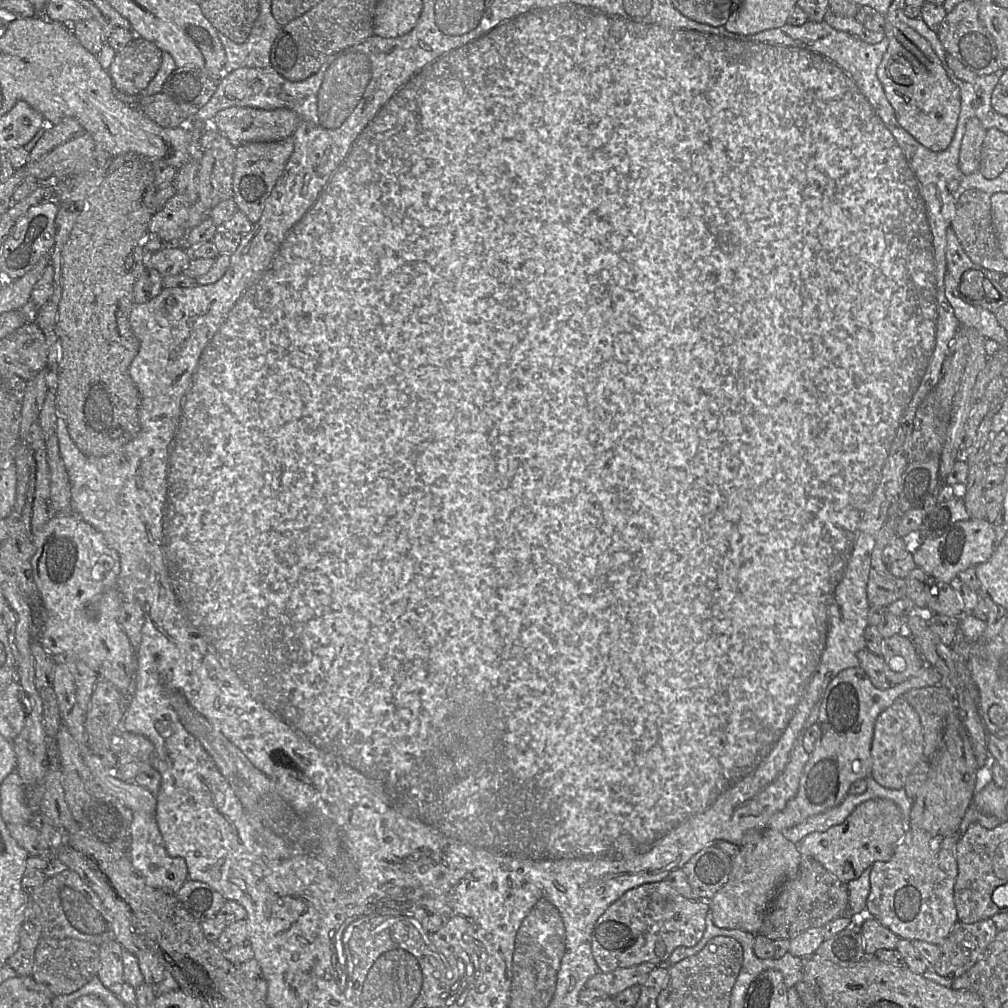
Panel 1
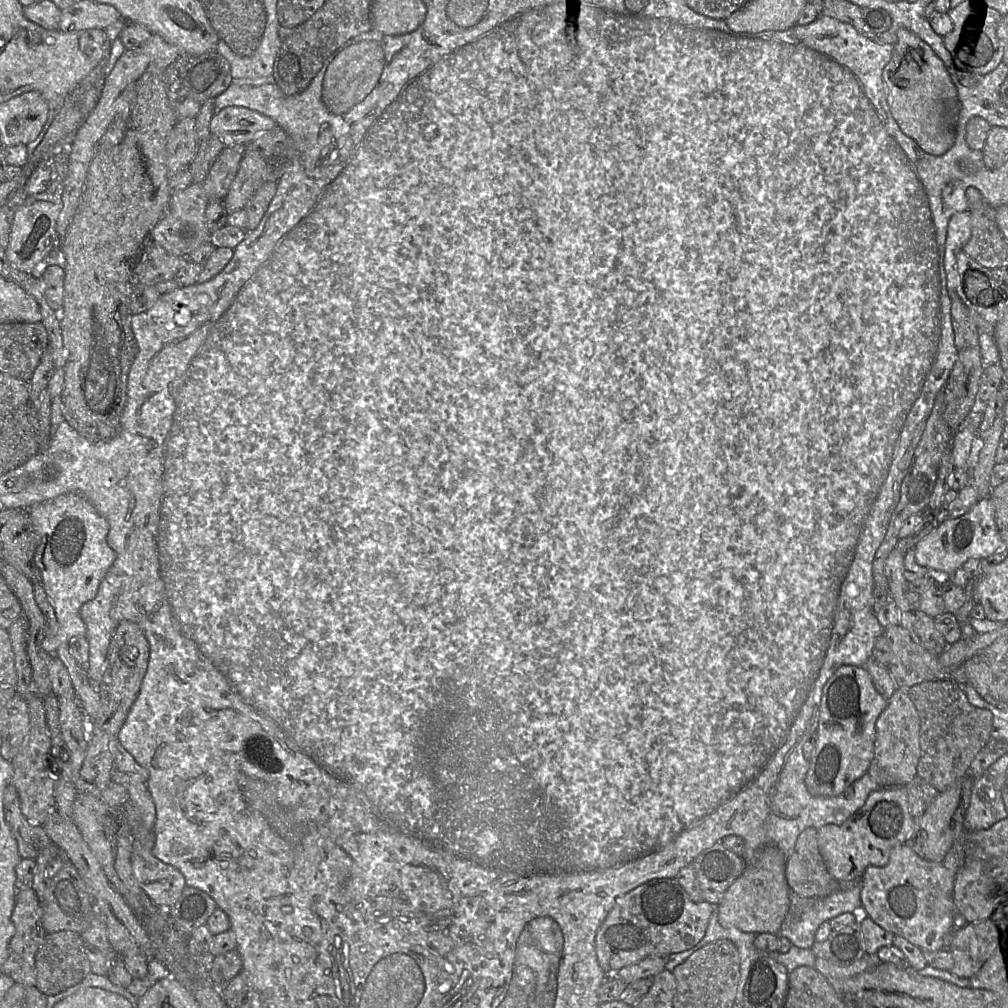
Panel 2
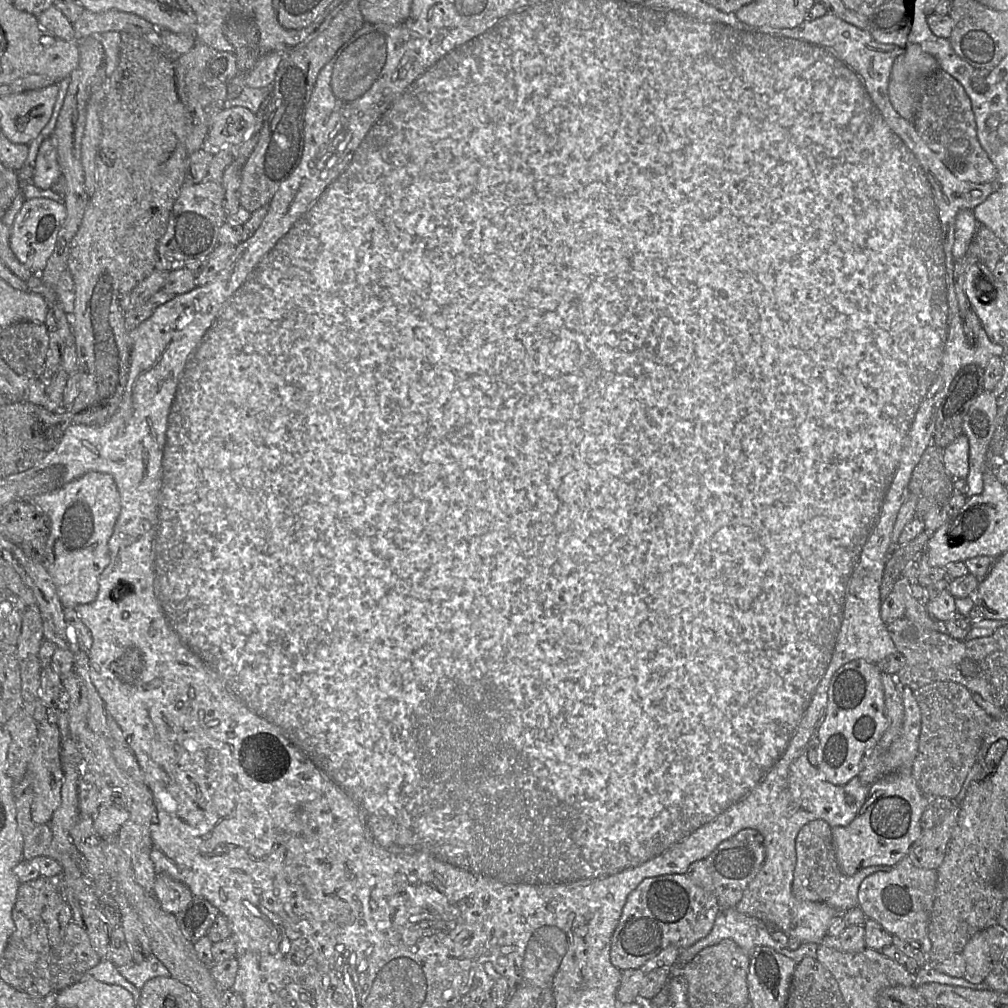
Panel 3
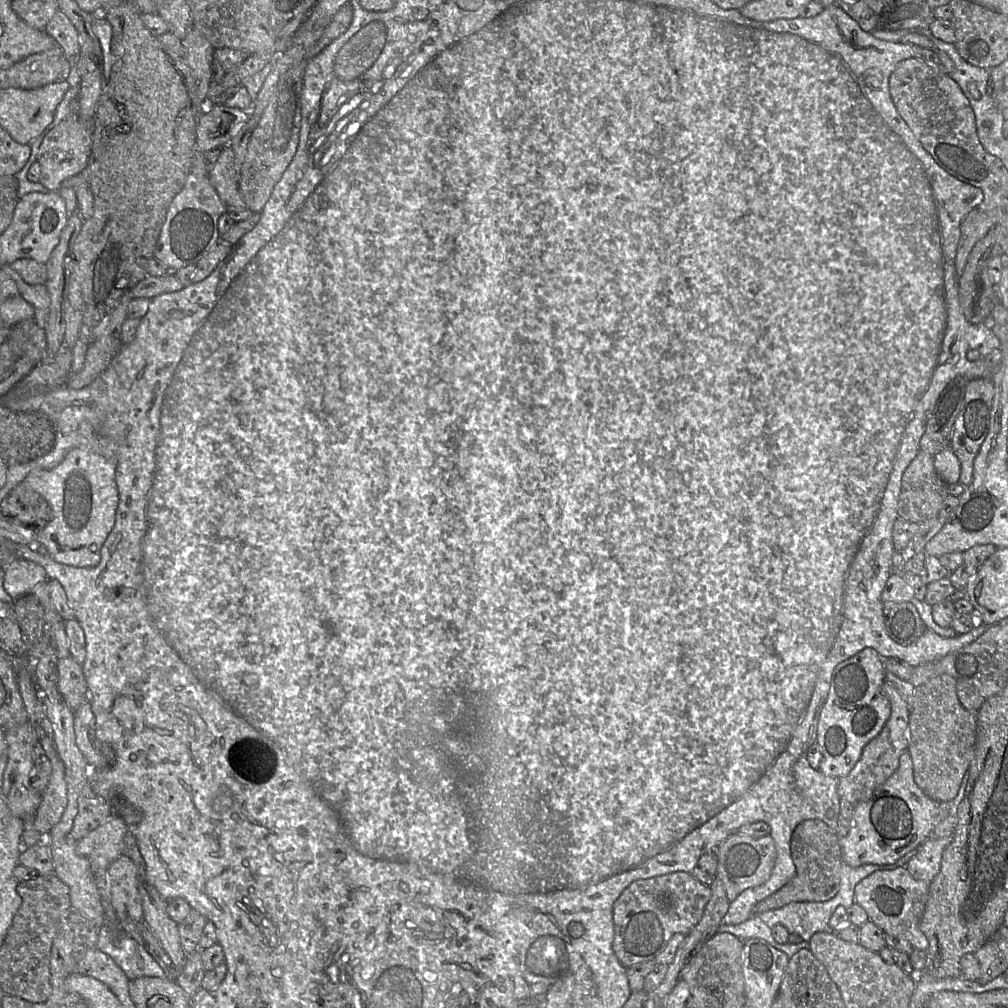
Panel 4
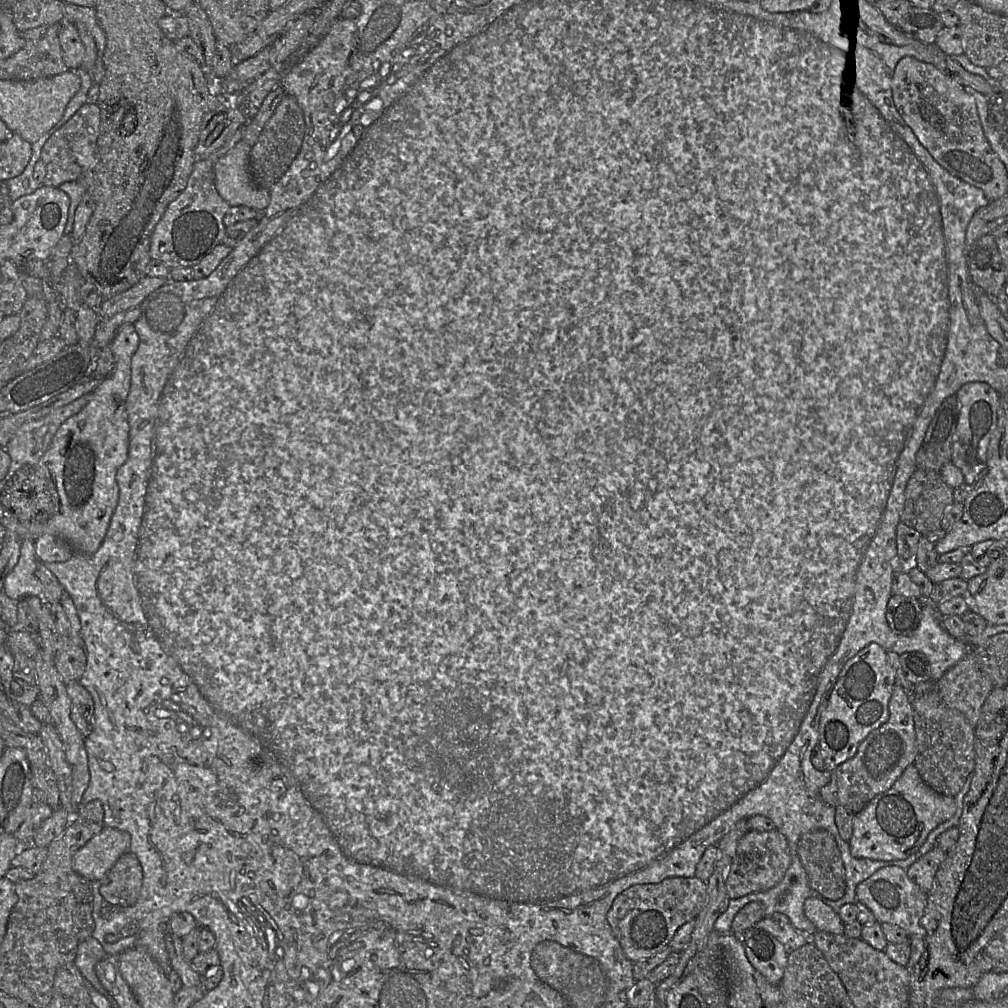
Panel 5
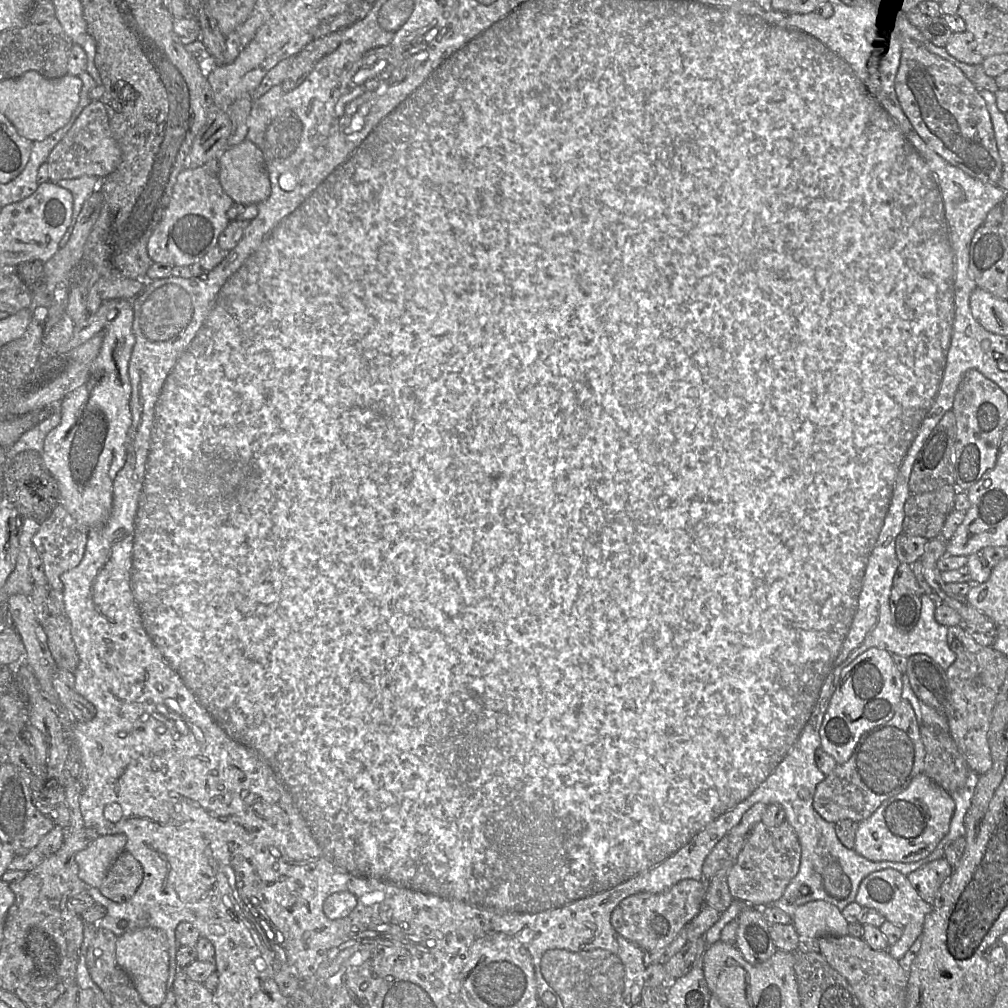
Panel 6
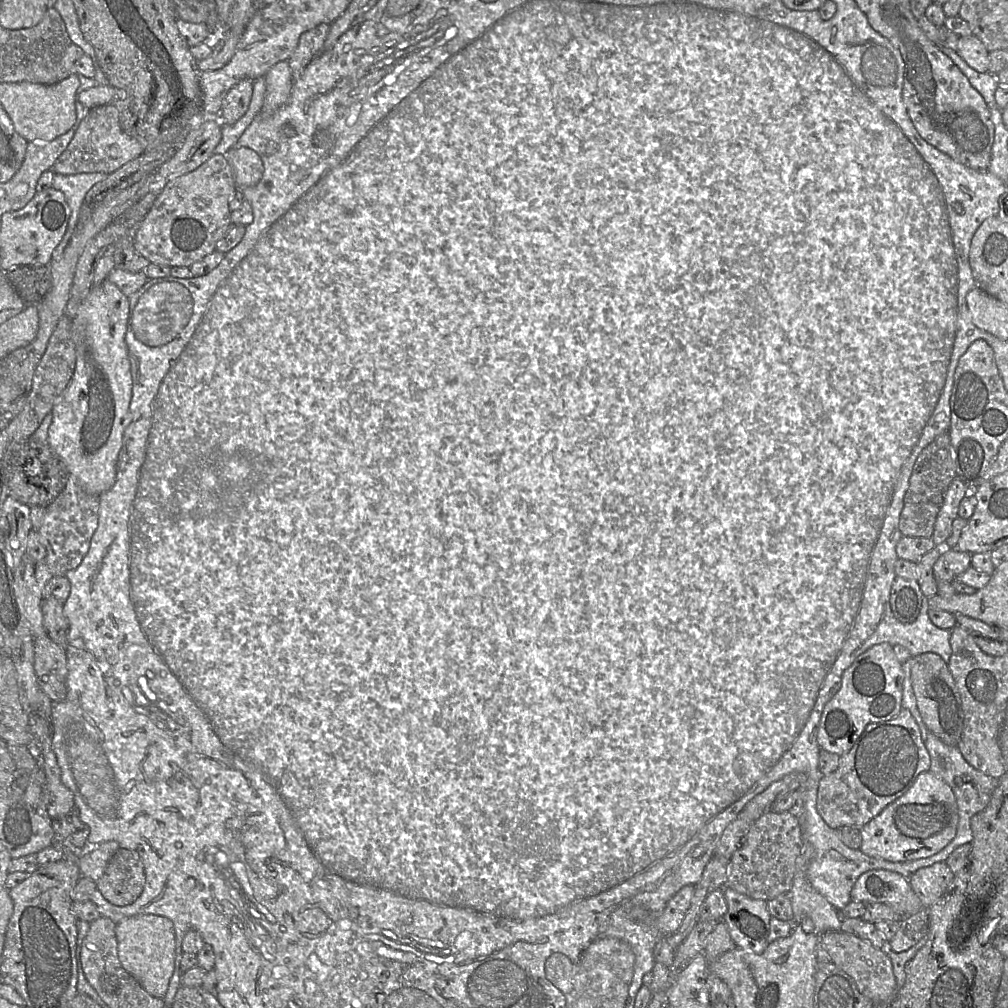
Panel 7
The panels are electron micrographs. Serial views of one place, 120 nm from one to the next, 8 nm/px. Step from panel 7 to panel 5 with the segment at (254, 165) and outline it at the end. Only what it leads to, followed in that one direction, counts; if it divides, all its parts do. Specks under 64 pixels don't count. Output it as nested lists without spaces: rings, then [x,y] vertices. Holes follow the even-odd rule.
[[[240,140],[214,163],[215,186],[230,206],[247,206],[263,212],[270,202],[270,191],[258,187],[249,166],[251,146]]]

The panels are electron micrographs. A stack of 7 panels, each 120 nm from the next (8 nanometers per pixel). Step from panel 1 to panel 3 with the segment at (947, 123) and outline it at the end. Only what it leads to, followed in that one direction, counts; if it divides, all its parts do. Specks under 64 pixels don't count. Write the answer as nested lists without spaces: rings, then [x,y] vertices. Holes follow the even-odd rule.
[[[918,43],[903,45],[889,79],[889,98],[897,113],[913,122],[919,101],[919,80],[940,69],[934,56]]]

